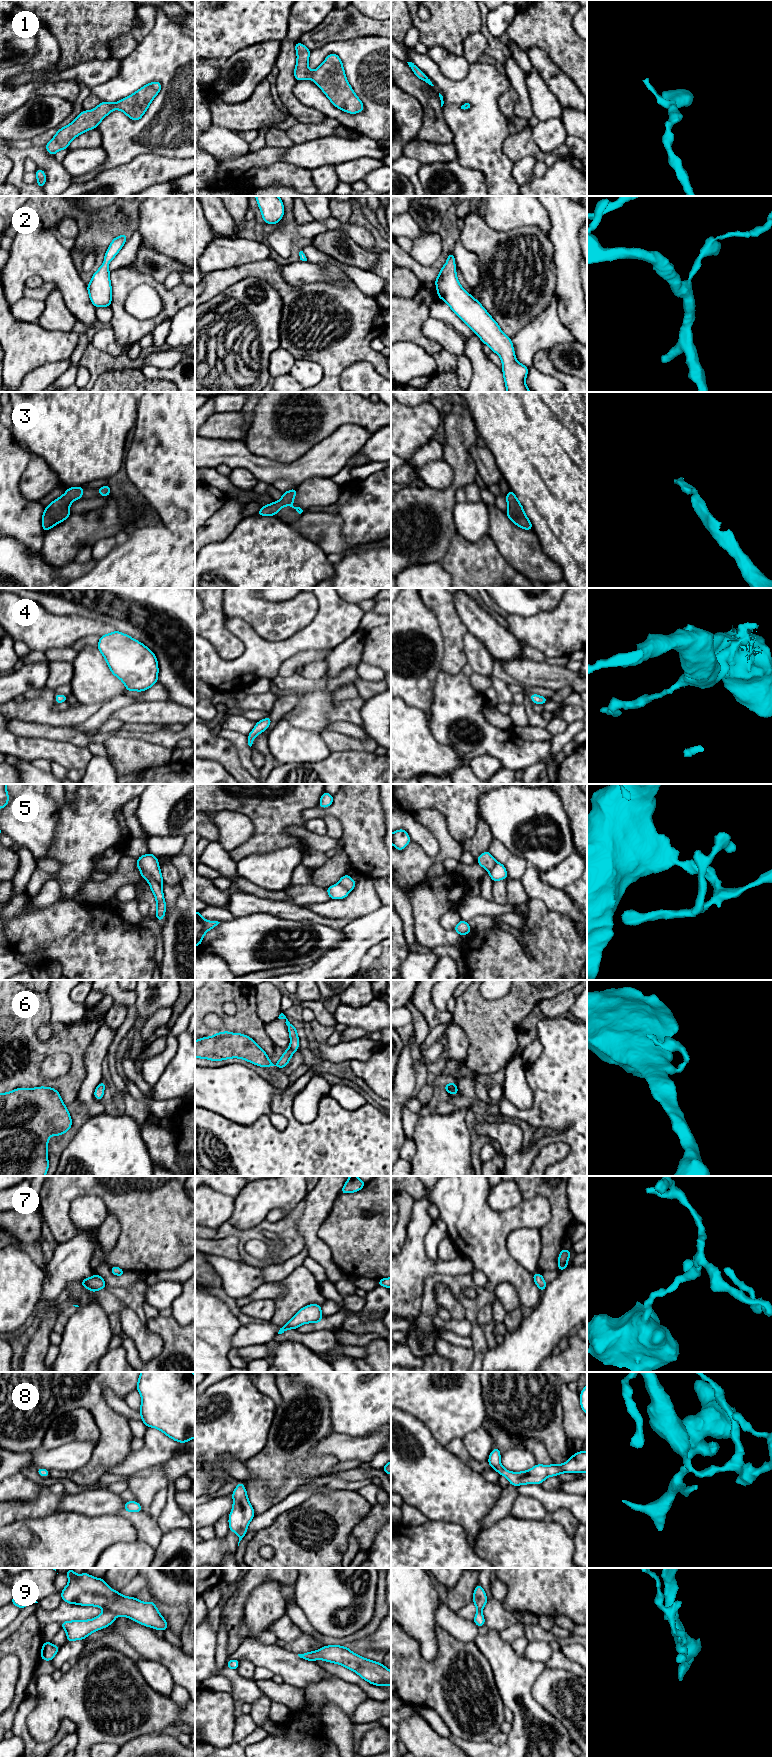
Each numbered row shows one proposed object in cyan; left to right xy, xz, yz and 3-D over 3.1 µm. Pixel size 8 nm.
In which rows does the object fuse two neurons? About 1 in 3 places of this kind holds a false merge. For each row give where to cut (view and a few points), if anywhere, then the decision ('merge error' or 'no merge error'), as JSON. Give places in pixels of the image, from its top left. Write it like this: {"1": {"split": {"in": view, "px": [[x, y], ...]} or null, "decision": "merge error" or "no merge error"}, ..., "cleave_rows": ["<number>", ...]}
{"1": {"split": null, "decision": "no merge error"}, "2": {"split": null, "decision": "no merge error"}, "3": {"split": null, "decision": "no merge error"}, "4": {"split": null, "decision": "no merge error"}, "5": {"split": {"in": "xy", "px": [[137, 860], [160, 885]]}, "decision": "merge error"}, "6": {"split": null, "decision": "no merge error"}, "7": {"split": null, "decision": "no merge error"}, "8": {"split": null, "decision": "no merge error"}, "9": {"split": null, "decision": "no merge error"}, "cleave_rows": ["5"]}

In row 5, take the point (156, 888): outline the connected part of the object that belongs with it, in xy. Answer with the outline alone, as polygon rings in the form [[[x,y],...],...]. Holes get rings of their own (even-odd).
[[[138,861],[137,868],[141,872],[141,877],[148,881],[151,891],[155,895],[155,900],[157,902],[156,919],[158,921],[162,921],[165,916],[165,910],[167,908],[165,904],[162,886],[155,881],[155,879],[141,866]]]

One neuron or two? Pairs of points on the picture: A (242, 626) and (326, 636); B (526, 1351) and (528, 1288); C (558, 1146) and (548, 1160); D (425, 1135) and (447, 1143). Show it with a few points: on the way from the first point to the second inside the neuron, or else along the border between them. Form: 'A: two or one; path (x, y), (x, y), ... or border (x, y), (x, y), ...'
A: one; path (261, 647), (288, 647), (305, 639)
B: two; border (541, 1297), (538, 1304), (528, 1311)
C: one; path (557, 1149), (549, 1157)
D: one; path (430, 1135), (435, 1135), (442, 1142)

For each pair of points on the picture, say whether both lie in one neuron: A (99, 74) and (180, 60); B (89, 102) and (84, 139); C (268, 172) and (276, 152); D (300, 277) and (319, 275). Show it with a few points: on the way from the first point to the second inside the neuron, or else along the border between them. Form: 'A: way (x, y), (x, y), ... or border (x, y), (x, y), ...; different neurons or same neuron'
A: border (123, 59), (118, 72), (98, 85); different neurons
B: way (89, 111), (89, 118), (84, 126), (84, 130); same neuron
C: border (281, 161), (266, 166), (254, 166), (249, 169); different neurons
D: way (305, 275), (314, 275); same neuron

